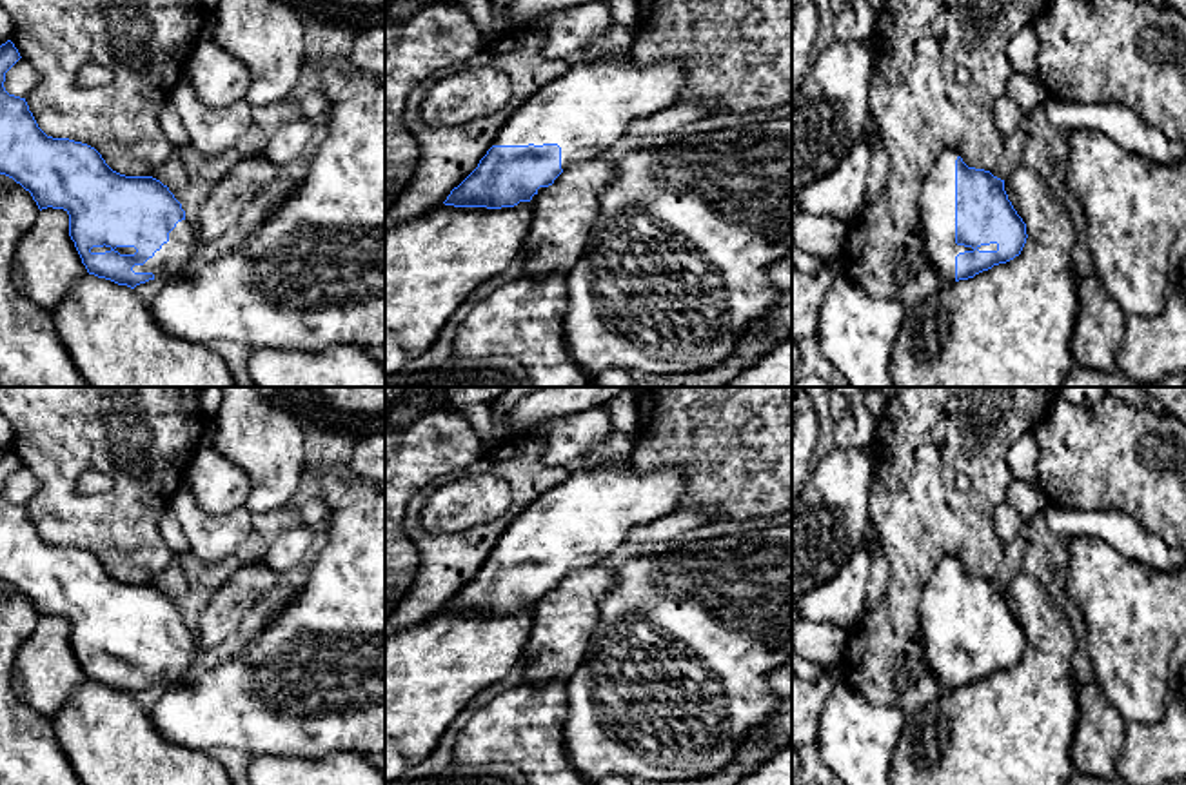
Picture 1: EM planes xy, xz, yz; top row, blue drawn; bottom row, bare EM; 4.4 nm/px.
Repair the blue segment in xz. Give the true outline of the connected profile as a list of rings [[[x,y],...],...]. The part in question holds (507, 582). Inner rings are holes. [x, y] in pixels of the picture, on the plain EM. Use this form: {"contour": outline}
{"contour": [[[630,460],[570,472],[563,483],[539,494],[510,522],[478,574],[443,611],[501,616],[530,609],[568,572],[603,563],[632,527],[648,525],[679,511],[683,487],[685,476],[679,469],[637,472]]]}

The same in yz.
{"contour": [[[952,556],[943,558],[932,574],[919,621],[926,669],[946,692],[1013,667],[1028,645],[1026,631],[1008,607],[1004,587],[968,574]]]}

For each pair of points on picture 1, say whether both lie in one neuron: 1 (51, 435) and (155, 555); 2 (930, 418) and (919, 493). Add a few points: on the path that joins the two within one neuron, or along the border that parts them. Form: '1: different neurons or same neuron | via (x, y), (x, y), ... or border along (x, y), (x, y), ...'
1: same neuron | via (59, 471), (59, 484), (98, 524), (118, 529)
2: same neuron | via (925, 437), (919, 447), (919, 475)

